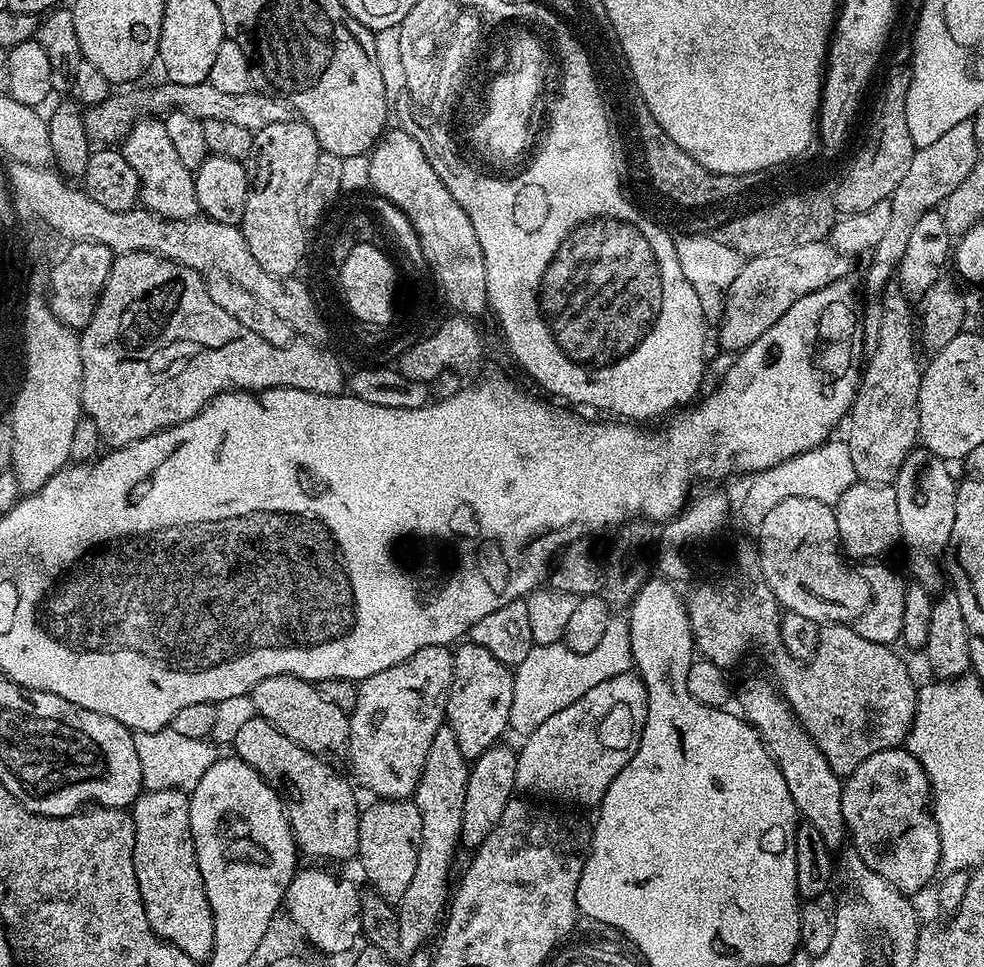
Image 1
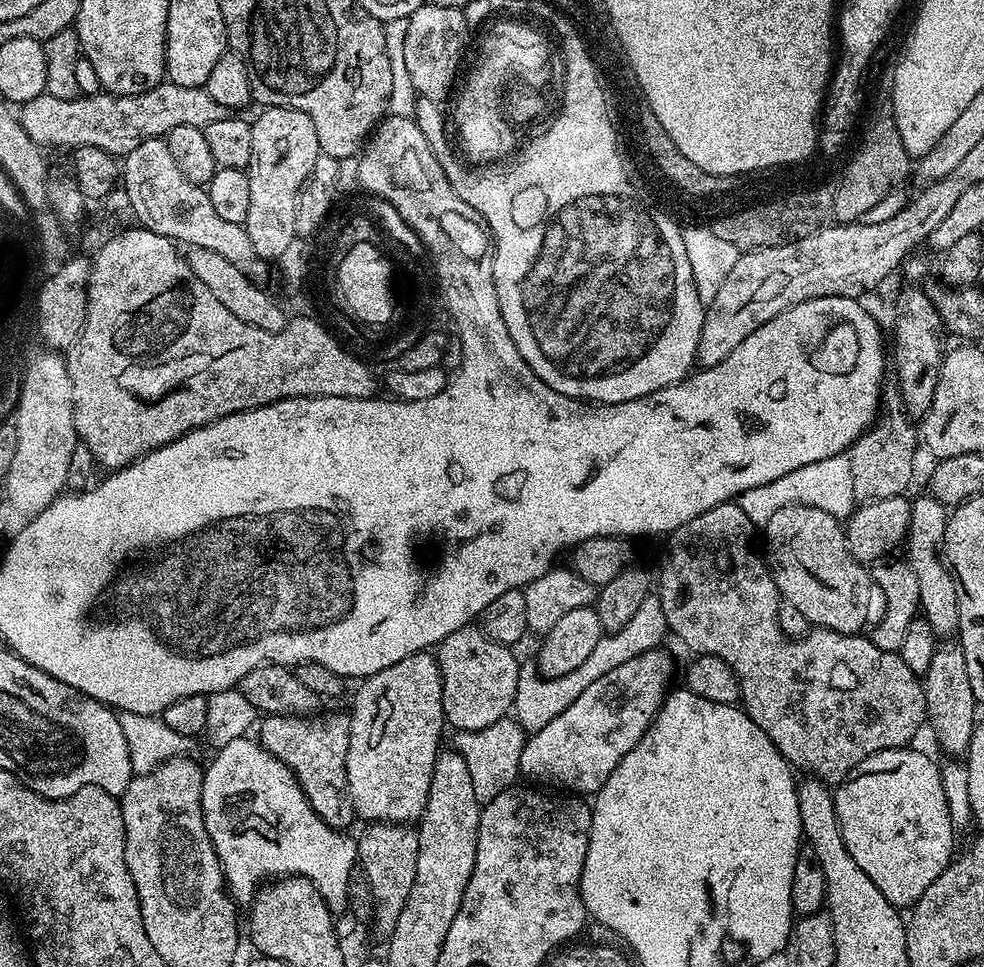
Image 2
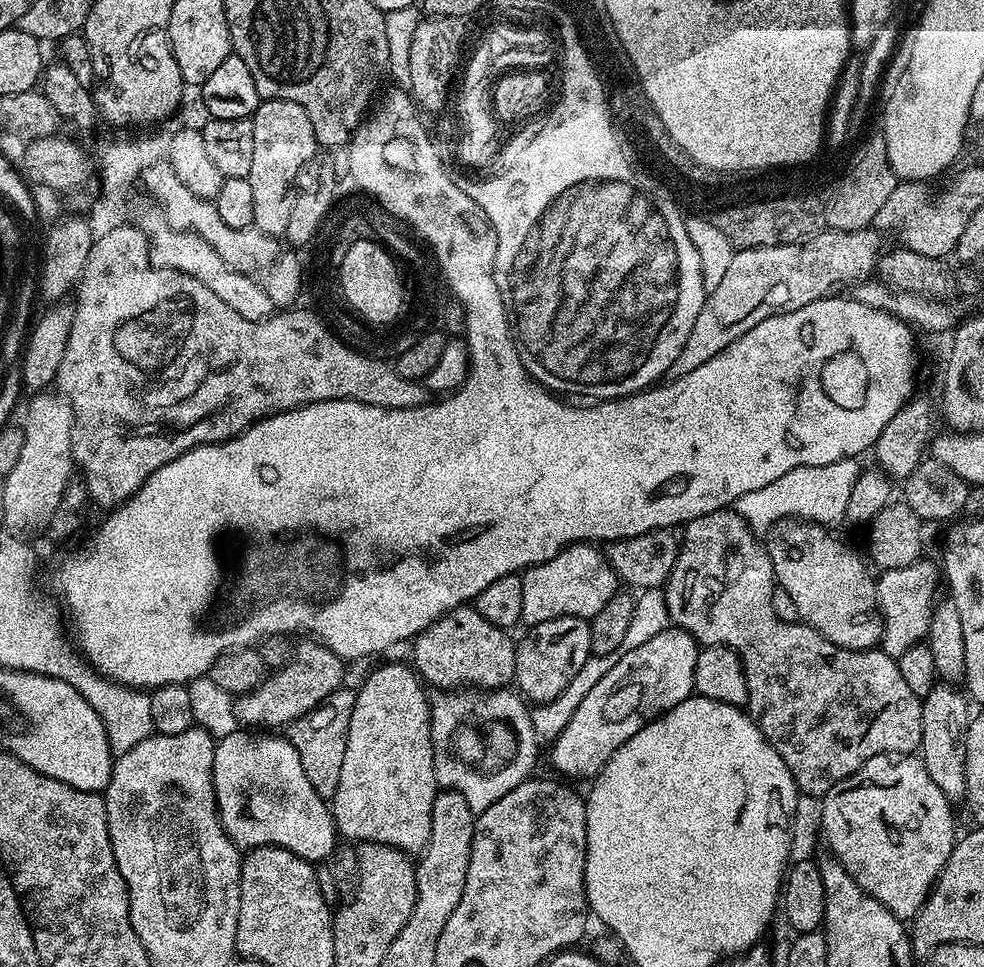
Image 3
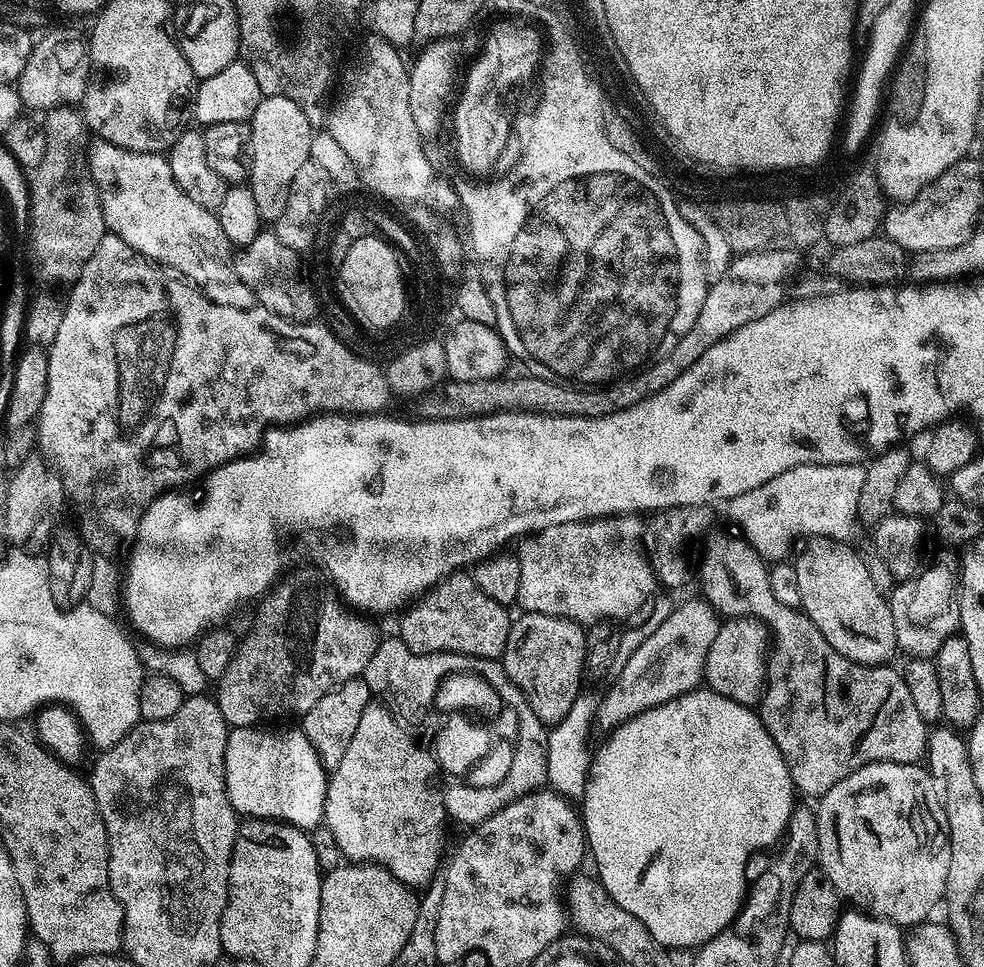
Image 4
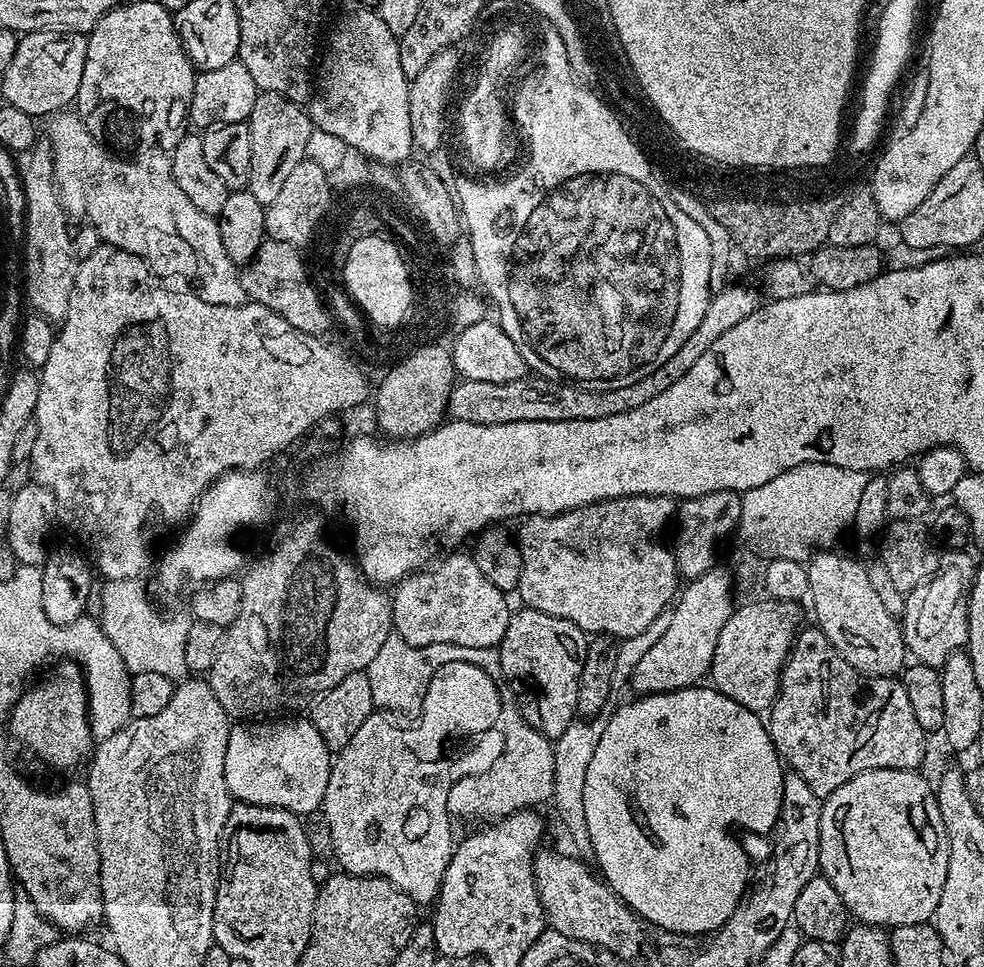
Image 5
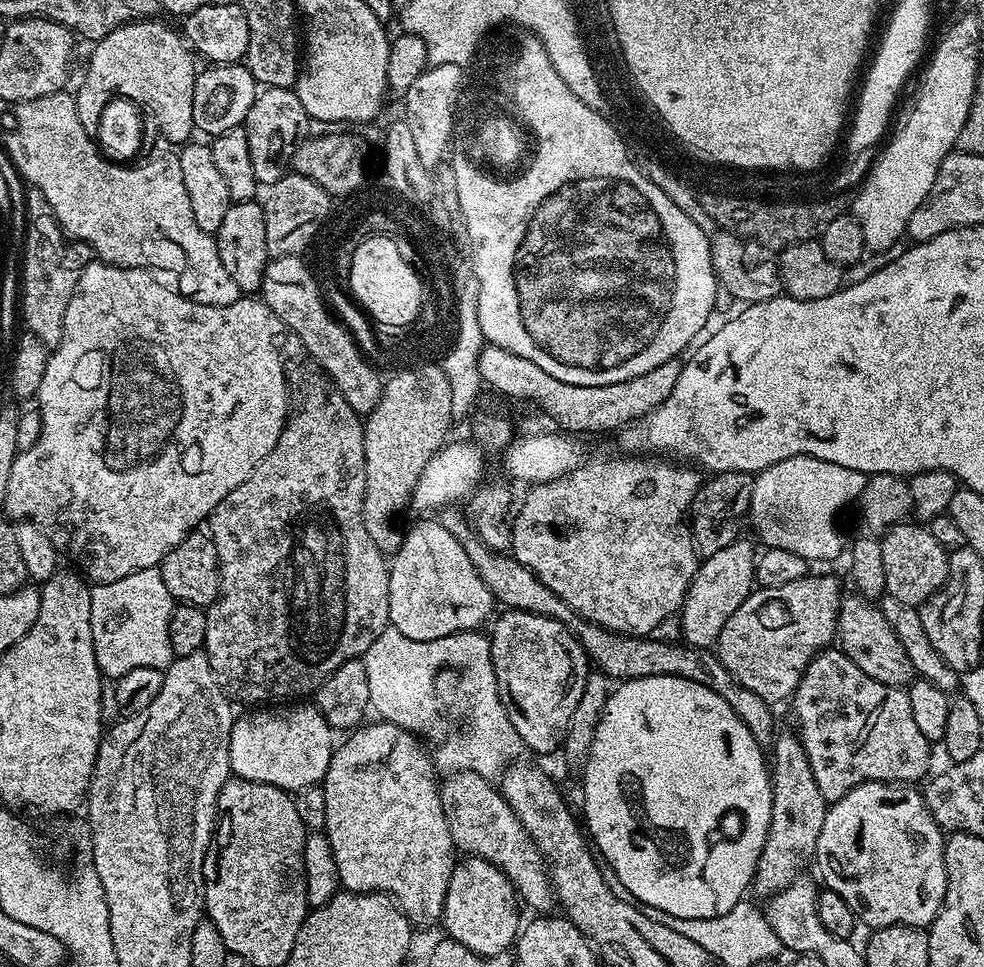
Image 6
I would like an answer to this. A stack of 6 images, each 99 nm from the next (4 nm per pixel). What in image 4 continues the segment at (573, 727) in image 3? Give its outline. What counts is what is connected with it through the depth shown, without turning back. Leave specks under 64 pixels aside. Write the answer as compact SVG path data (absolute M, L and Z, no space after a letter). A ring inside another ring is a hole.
M703 599L677 603L670 618L666 618L666 622L662 622L662 626L658 626L658 630L630 654L626 663L619 665L616 681L609 686L608 693L596 708L597 726L611 730L654 706L662 706L701 687L706 654L710 654L710 645L720 625L717 613Z

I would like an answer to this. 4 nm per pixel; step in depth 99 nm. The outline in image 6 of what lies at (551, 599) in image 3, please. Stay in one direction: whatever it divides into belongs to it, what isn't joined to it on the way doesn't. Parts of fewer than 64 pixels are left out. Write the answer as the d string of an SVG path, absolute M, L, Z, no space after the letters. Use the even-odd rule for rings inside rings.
M632 454L626 459L629 460L623 460L620 456L608 456L605 460L592 460L589 464L584 462L573 468L572 471L567 472L565 476L547 480L544 484L531 485L527 489L529 492L525 494L524 501L521 504L519 501L514 512L514 519L511 521L512 547L510 552L522 566L531 570L543 584L550 586L550 590L554 590L554 594L558 594L558 598L562 598L562 602L570 605L579 616L589 620L591 624L608 628L611 632L617 634L647 637L649 634L655 633L657 626L666 618L677 615L683 608L688 587L696 573L698 553L696 545L692 542L689 529L686 527L686 517L692 507L692 499L700 489L702 476L695 467L681 466L671 459L657 458L652 454Z

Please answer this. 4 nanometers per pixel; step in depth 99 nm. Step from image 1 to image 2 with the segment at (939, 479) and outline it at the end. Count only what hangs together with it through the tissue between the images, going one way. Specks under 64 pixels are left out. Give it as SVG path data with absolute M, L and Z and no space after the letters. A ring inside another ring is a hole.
M923 494L911 501L910 520L907 529L906 562L910 570L918 578L920 587L920 612L934 626L934 634L938 638L952 638L960 631L960 607L958 606L958 590L952 571L944 563L942 549L944 531L948 525L949 509L940 504L931 494Z

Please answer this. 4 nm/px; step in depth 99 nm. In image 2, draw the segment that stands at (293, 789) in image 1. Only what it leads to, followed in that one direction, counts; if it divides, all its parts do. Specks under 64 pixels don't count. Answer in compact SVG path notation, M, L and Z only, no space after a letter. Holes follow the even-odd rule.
M332 712L329 716L320 715L313 714L307 718L265 715L258 724L258 743L296 775L302 794L322 822L337 830L348 830L351 829L352 820L357 819L350 802L346 778L346 754L350 750L350 719L340 712Z

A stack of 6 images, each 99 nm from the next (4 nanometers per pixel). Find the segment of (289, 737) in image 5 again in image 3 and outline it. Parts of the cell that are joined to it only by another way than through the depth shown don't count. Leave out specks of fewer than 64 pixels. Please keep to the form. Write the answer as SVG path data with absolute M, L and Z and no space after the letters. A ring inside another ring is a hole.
M237 730L217 739L212 781L216 795L216 815L237 848L255 850L269 844L290 850L309 862L327 861L336 852L338 833L332 820L331 807L316 793L314 786L310 786L306 770L302 770L302 758L298 758L298 750L294 750L294 746L283 735Z

